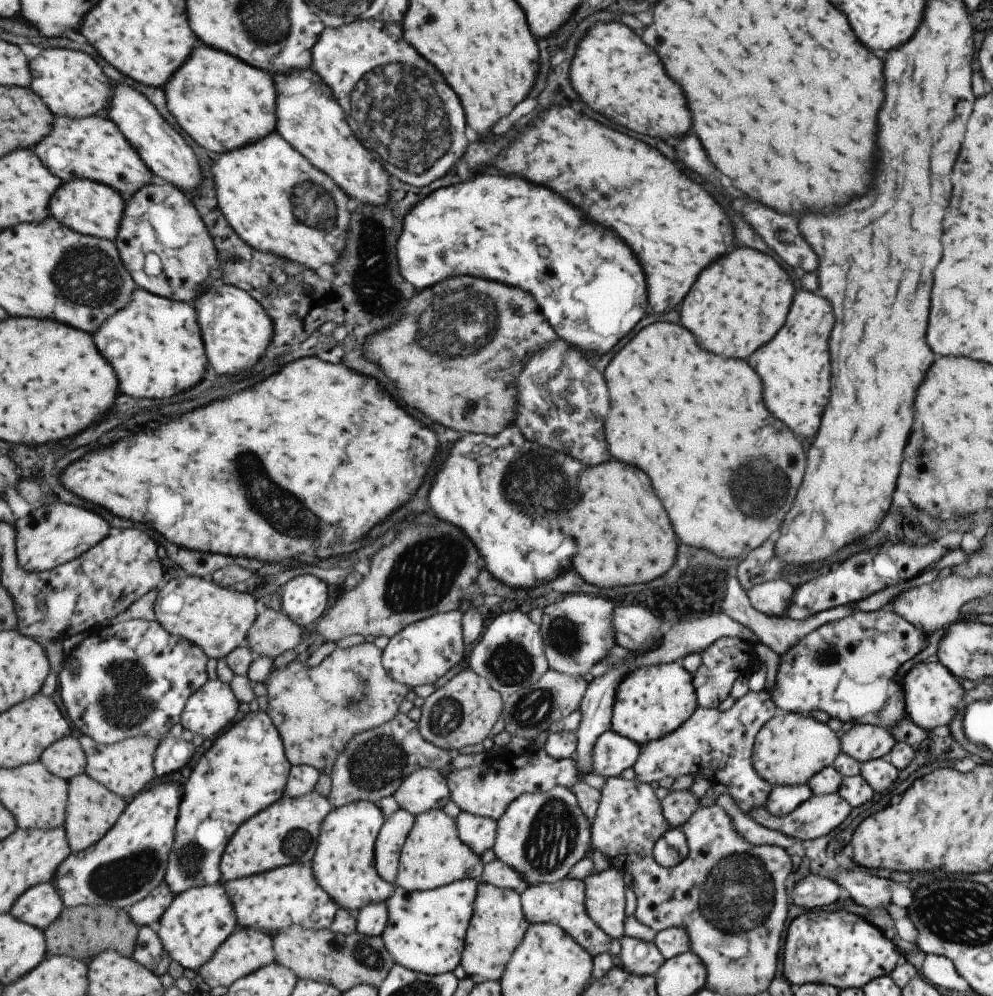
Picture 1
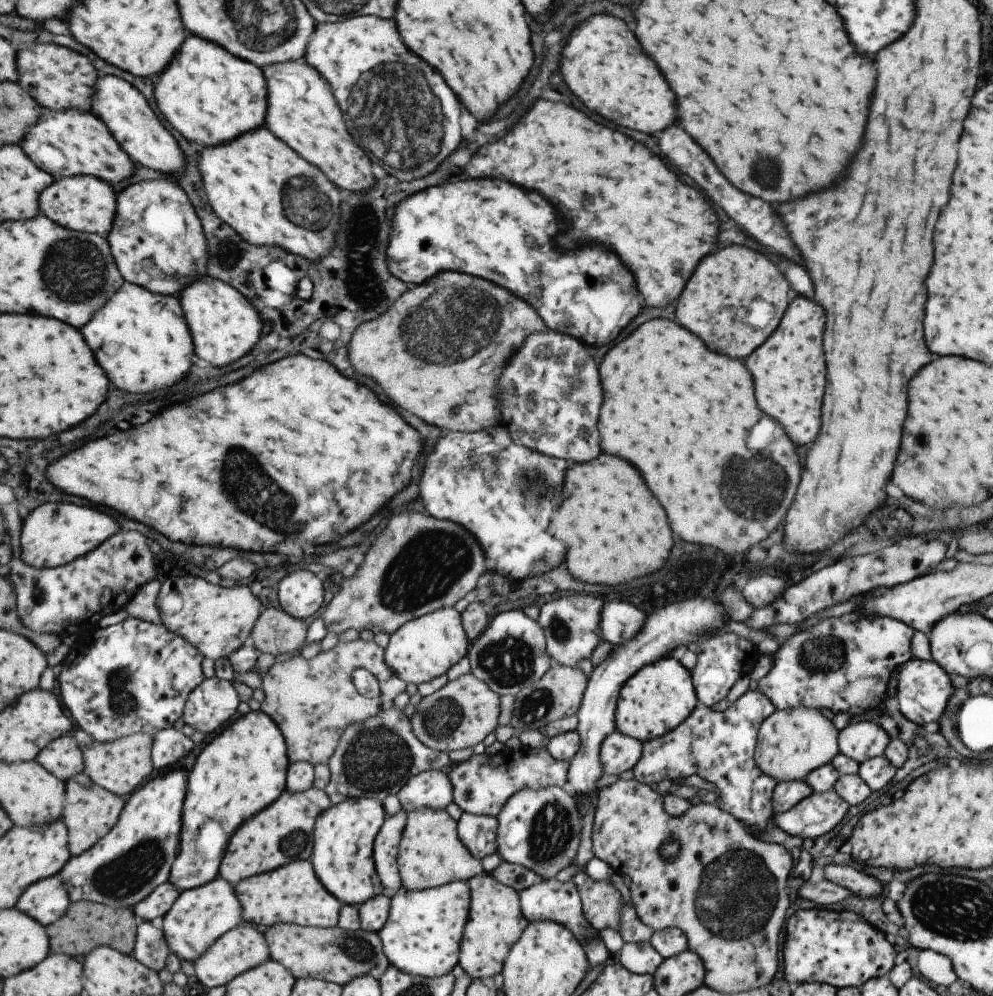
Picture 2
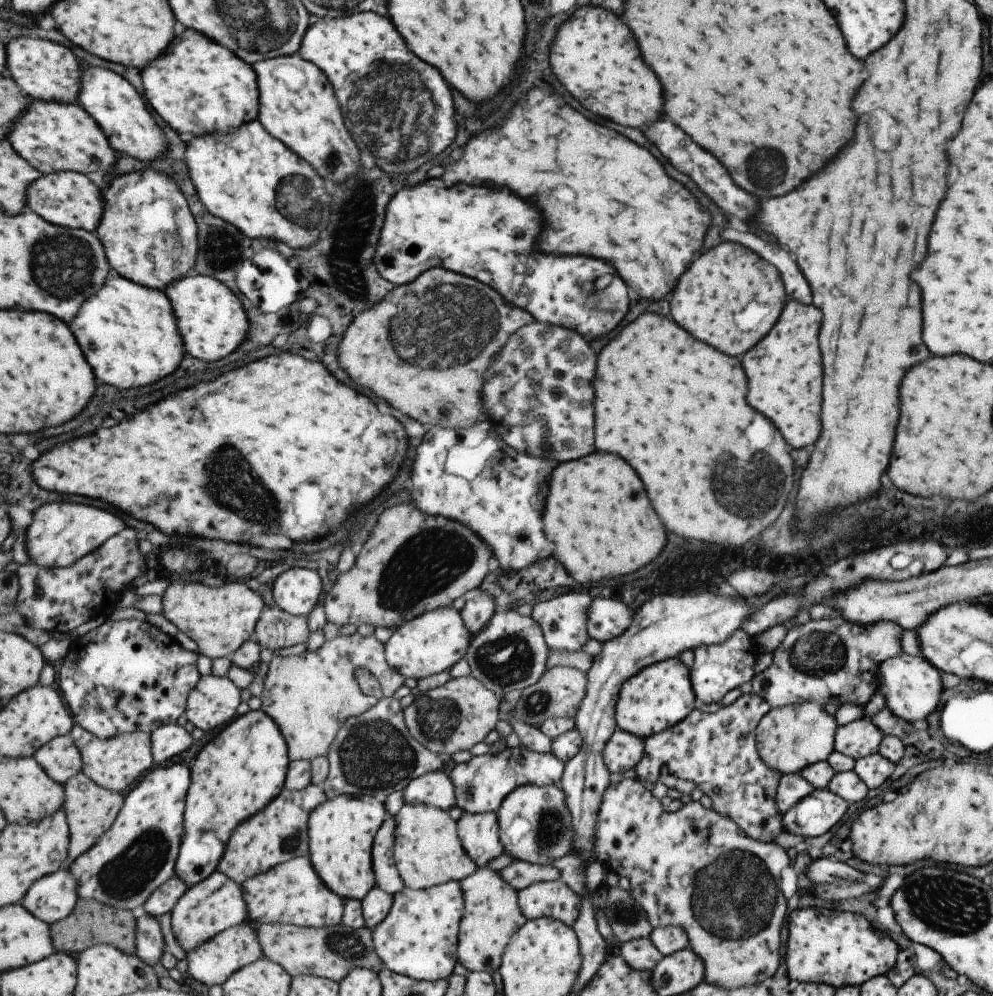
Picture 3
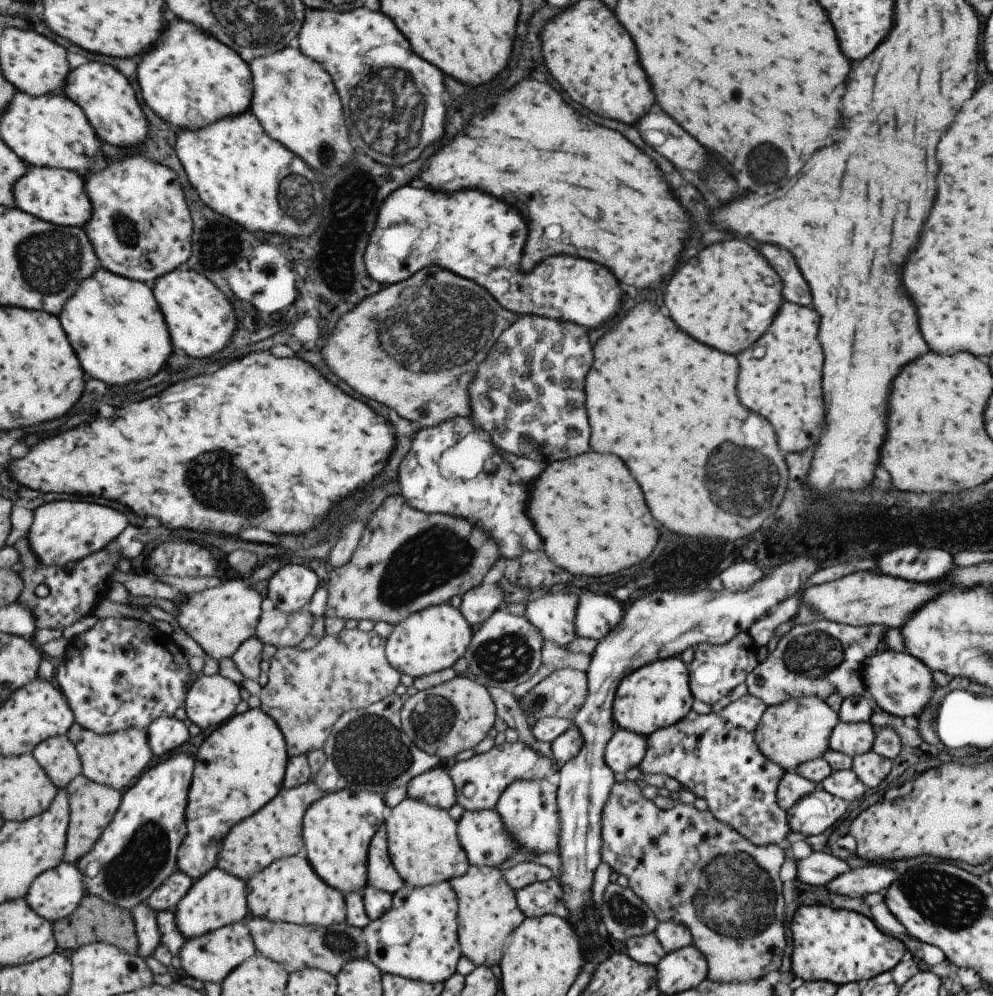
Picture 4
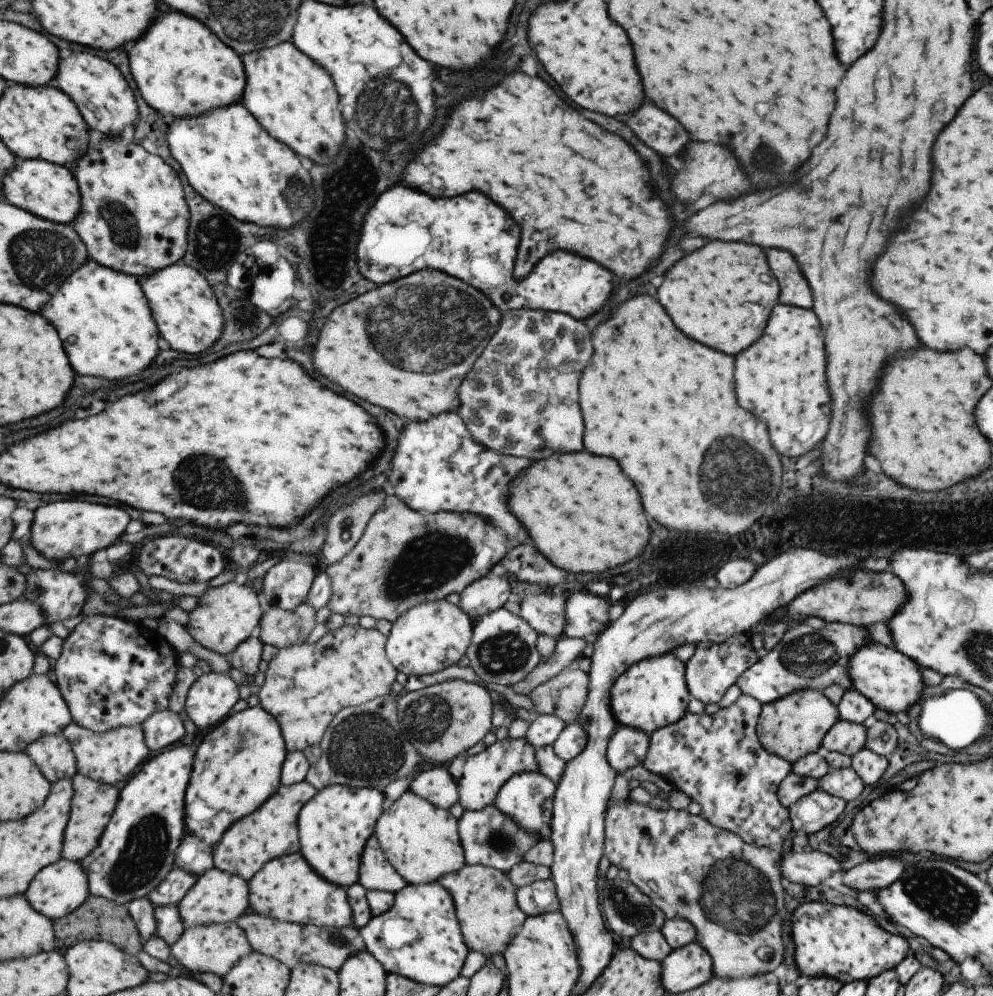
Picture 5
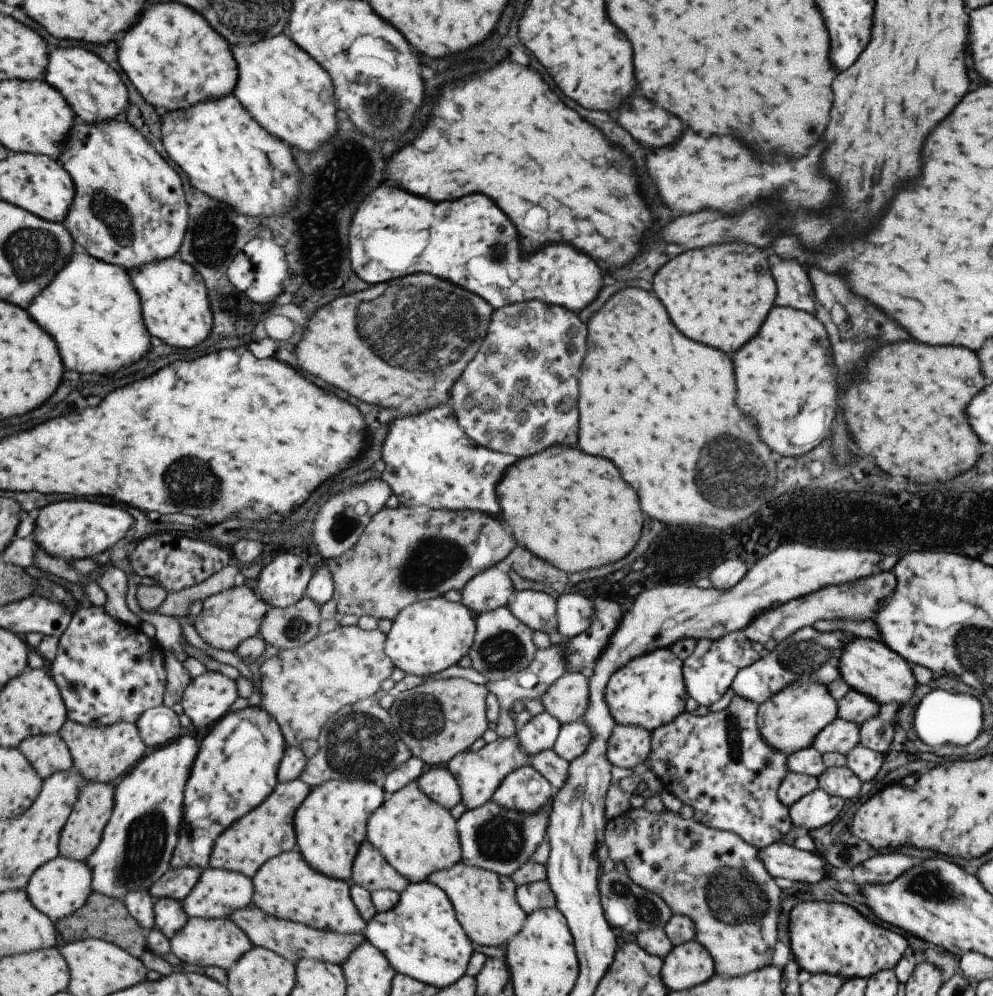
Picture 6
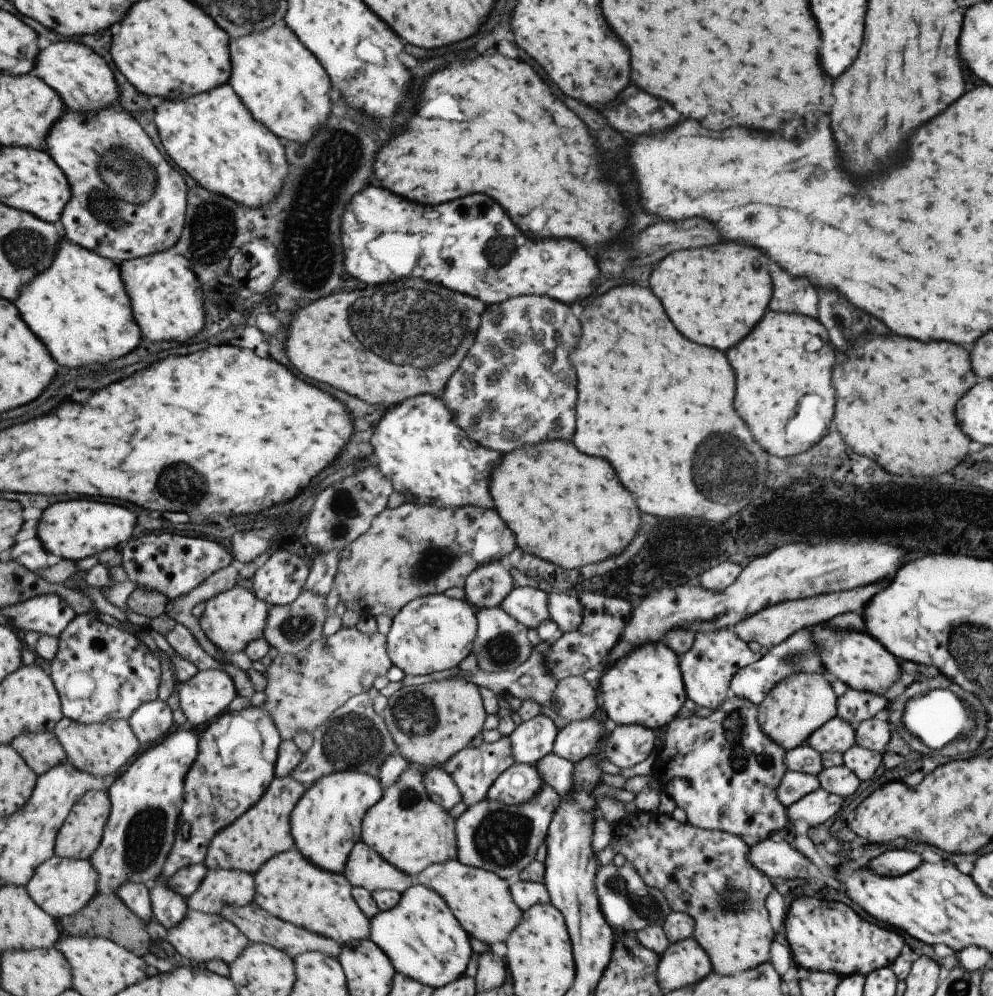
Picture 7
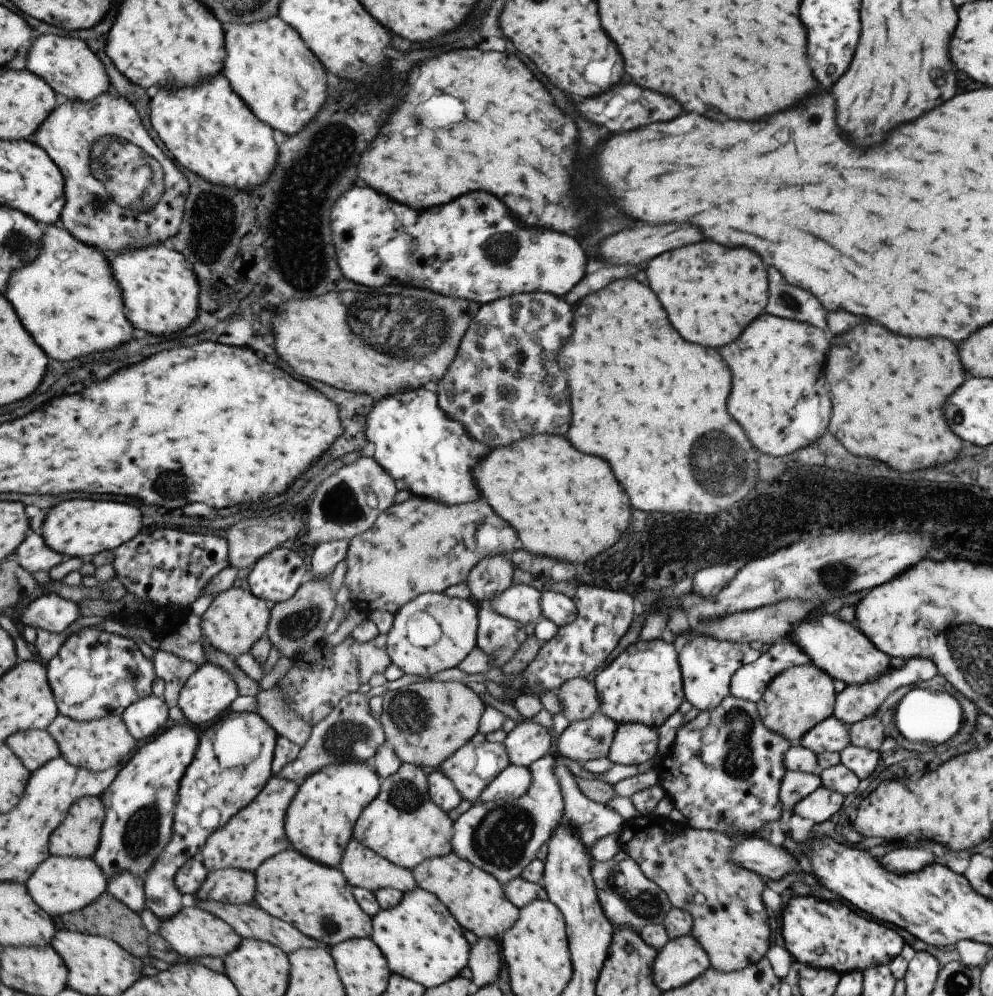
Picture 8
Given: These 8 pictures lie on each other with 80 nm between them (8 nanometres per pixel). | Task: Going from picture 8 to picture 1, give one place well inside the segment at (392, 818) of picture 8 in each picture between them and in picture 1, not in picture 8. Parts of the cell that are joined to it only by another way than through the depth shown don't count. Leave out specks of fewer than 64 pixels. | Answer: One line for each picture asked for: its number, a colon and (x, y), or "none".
1: (434, 855)
2: (432, 854)
3: (429, 852)
4: (424, 841)
5: (422, 841)
6: (418, 836)
7: (408, 828)

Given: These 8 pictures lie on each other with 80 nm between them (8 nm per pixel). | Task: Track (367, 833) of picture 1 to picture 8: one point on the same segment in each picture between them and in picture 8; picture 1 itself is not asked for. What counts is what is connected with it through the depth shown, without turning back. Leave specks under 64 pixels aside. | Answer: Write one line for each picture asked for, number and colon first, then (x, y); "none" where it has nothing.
2: (345, 835)
3: (343, 831)
4: (339, 829)
5: (335, 827)
6: (332, 824)
7: (327, 823)
8: (321, 821)

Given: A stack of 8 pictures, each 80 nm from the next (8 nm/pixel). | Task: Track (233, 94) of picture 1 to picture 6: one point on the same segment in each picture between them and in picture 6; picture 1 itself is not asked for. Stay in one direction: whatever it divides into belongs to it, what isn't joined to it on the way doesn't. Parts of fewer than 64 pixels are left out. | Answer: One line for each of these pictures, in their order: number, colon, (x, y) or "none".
2: (213, 98)
3: (198, 87)
4: (191, 79)
5: (183, 70)
6: (176, 60)

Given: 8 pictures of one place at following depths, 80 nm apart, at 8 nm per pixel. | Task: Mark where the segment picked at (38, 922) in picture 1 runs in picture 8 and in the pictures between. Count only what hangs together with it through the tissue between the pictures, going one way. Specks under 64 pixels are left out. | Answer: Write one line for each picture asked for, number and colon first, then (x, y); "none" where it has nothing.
2: (47, 901)
3: (54, 897)
4: (55, 894)
5: (61, 888)
6: (61, 887)
7: (63, 886)
8: (61, 885)

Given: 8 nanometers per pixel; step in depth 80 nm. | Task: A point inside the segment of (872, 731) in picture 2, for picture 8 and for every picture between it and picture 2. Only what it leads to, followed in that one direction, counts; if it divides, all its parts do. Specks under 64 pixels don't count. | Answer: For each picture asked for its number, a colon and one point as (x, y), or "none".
3: (859, 738)
4: (852, 739)
5: (847, 738)
6: (840, 736)
7: (837, 735)
8: (829, 735)

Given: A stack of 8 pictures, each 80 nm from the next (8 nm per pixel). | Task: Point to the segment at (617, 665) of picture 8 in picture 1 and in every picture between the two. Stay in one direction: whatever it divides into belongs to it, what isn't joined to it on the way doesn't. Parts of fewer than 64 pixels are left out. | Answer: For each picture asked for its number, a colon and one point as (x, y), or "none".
1: (649, 702)
2: (660, 695)
3: (658, 696)
4: (656, 695)
5: (651, 694)
6: (648, 692)
7: (645, 687)

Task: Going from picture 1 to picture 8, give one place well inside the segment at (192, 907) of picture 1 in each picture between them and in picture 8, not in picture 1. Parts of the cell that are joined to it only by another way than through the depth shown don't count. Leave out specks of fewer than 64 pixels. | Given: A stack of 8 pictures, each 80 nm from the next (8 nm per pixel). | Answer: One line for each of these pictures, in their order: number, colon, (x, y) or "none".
2: (202, 915)
3: (212, 906)
4: (219, 899)
5: (218, 897)
6: (220, 891)
7: (230, 887)
8: (237, 886)

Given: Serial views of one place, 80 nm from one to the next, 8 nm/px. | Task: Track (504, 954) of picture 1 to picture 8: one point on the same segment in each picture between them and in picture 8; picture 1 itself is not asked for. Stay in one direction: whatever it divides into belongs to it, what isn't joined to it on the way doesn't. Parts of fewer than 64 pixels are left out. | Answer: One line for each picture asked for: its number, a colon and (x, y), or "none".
2: (496, 921)
3: (492, 914)
4: (489, 913)
5: (485, 898)
6: (485, 902)
7: (482, 901)
8: (475, 897)

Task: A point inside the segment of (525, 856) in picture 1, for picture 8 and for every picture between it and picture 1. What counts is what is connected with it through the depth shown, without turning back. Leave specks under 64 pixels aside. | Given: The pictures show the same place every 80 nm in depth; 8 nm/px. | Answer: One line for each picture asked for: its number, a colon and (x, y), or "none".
2: (539, 830)
3: (534, 822)
4: (528, 809)
5: (526, 798)
6: (524, 789)
7: (520, 783)
8: (512, 782)

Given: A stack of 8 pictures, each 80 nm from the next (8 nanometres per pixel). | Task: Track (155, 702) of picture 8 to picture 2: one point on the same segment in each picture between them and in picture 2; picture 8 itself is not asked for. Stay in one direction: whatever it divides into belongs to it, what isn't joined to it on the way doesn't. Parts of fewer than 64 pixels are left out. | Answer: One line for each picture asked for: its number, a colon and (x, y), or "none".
2: (170, 745)
3: (169, 741)
4: (166, 734)
5: (163, 728)
6: (160, 726)
7: (152, 722)

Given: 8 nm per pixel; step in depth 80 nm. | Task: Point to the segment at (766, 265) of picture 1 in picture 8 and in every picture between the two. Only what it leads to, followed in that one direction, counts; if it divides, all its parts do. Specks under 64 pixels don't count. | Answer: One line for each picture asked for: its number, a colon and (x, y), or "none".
2: (734, 300)
3: (729, 298)
4: (726, 297)
5: (706, 298)
6: (719, 295)
7: (714, 296)
8: (710, 292)

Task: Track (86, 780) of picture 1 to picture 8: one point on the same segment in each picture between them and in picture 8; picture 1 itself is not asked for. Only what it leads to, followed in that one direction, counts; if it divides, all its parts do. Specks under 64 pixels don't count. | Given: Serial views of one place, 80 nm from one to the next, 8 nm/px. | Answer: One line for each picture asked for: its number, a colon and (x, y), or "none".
2: (91, 812)
3: (91, 809)
4: (94, 805)
5: (94, 804)
6: (93, 810)
7: (81, 835)
8: (80, 834)

